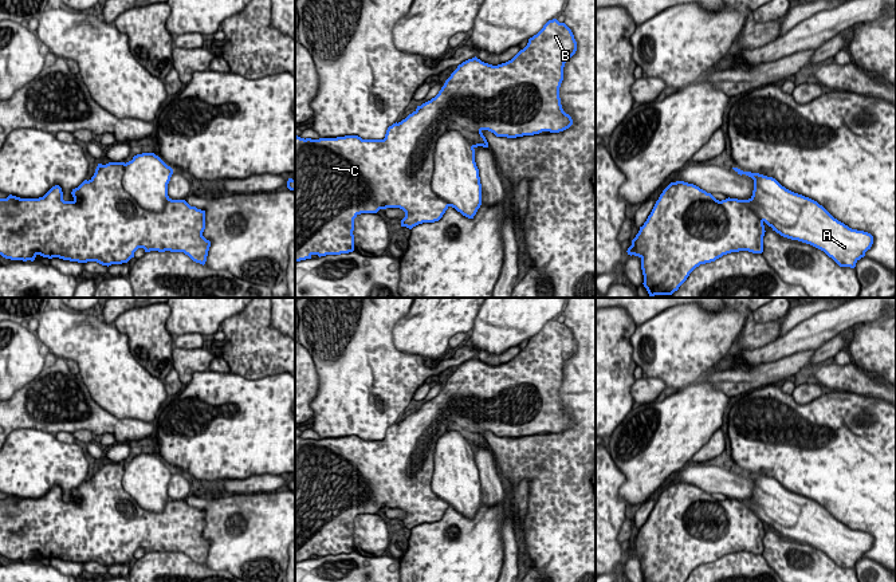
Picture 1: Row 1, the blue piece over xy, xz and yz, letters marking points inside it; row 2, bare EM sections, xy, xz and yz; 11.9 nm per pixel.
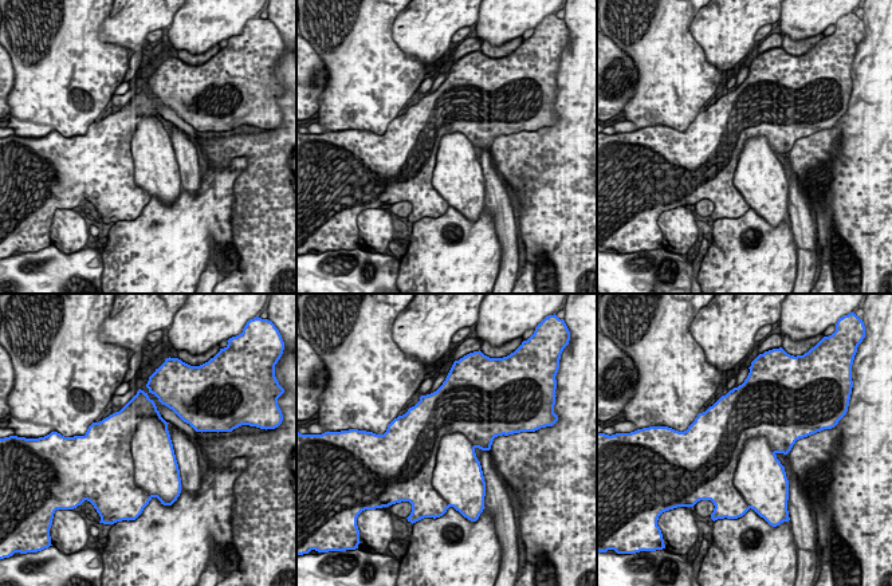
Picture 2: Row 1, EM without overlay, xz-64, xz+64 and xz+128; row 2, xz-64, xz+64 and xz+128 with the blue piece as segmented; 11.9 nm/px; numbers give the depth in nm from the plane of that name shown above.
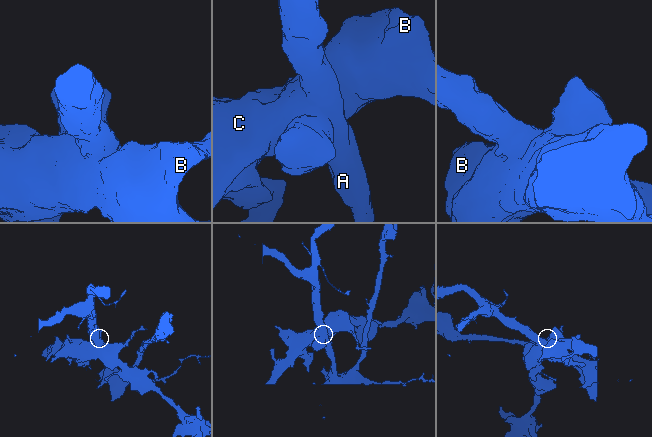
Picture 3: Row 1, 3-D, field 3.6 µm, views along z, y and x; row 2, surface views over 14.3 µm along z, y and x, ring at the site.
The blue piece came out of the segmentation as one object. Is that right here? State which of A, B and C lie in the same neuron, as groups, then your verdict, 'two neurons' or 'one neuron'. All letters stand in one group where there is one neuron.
A / B C | two neurons

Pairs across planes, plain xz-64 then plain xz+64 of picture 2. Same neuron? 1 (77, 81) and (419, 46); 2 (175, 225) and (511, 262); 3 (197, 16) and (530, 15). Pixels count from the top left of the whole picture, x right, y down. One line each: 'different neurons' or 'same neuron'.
1: different neurons
2: different neurons
3: same neuron

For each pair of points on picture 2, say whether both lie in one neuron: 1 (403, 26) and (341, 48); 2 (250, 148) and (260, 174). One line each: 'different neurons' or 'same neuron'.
1: different neurons
2: same neuron

